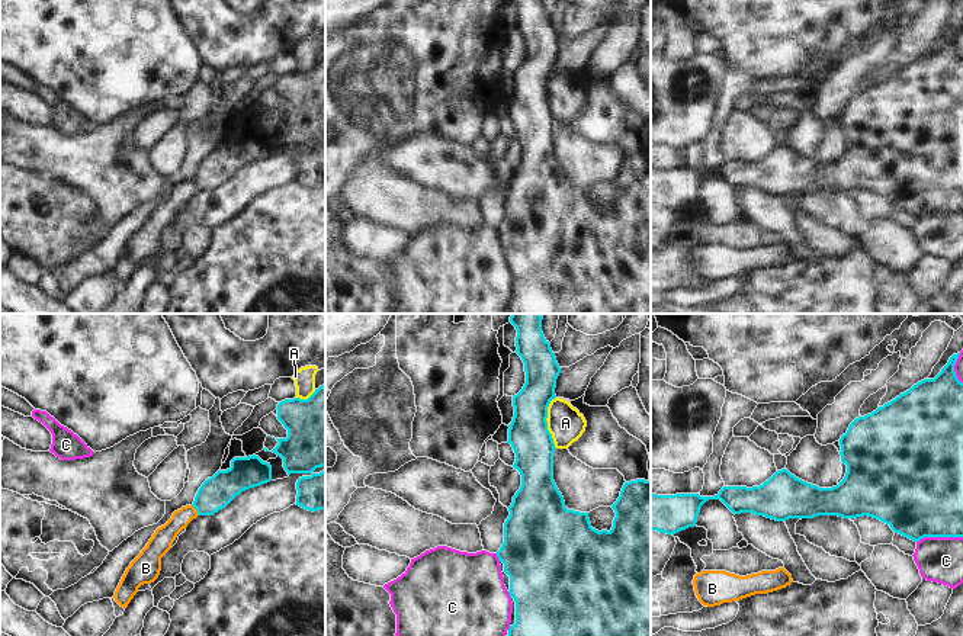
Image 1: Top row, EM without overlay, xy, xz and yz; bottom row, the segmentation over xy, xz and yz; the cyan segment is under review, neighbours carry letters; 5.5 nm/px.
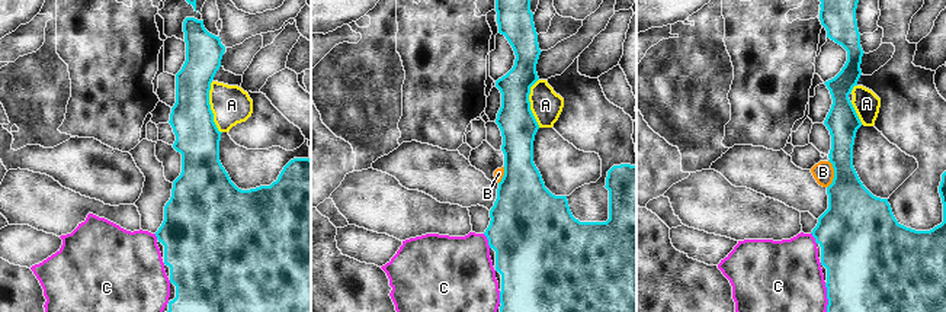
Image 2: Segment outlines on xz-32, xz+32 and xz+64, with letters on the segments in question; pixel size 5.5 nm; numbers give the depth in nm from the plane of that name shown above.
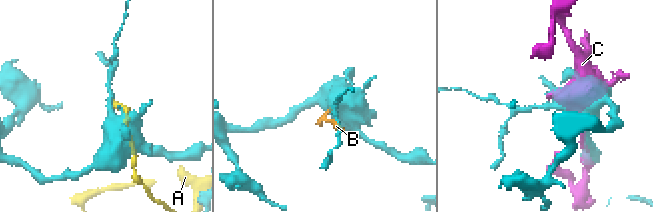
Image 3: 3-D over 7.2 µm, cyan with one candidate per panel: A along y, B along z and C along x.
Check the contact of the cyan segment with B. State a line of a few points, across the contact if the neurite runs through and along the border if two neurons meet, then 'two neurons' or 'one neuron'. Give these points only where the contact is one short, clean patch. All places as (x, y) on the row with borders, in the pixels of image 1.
xy (192, 504), (199, 514) | two neurons

